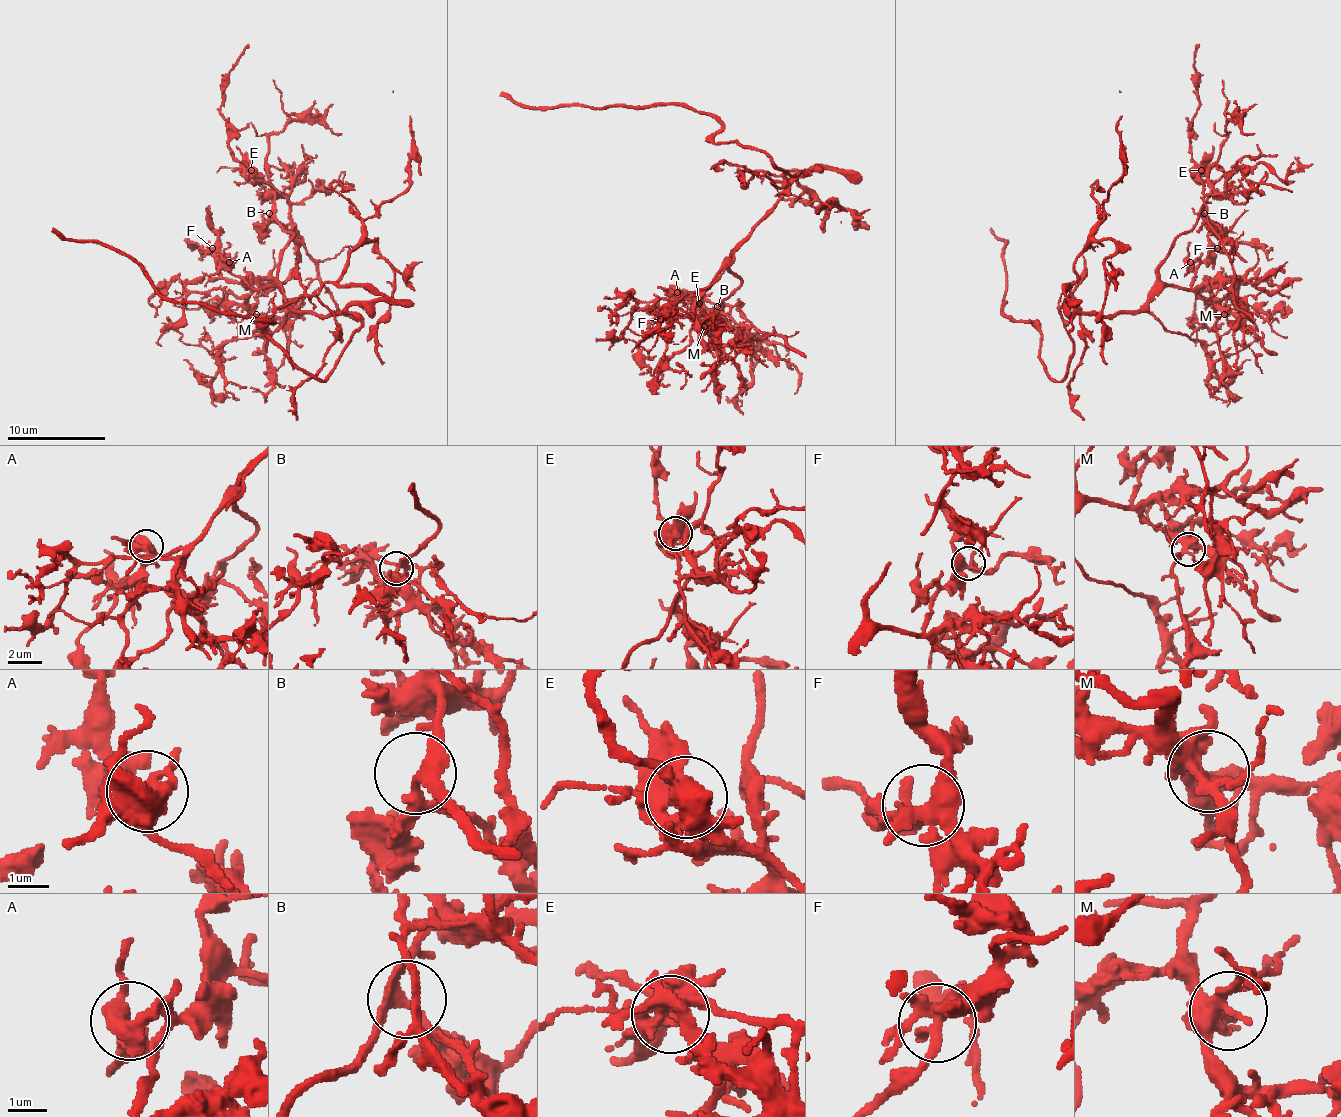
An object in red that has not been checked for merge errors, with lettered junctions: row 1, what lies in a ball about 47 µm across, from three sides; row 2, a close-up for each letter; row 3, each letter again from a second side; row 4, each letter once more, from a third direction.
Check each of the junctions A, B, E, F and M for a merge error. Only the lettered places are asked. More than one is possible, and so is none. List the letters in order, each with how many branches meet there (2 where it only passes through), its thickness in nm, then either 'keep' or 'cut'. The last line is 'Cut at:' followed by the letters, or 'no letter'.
A: 4 | 480 nm | keep
B: 4 | 240 nm | keep
E: 6 | 480 nm | cut
F: 6 | 400 nm | keep
M: 6 | 360 nm | keep
Cut at: E

